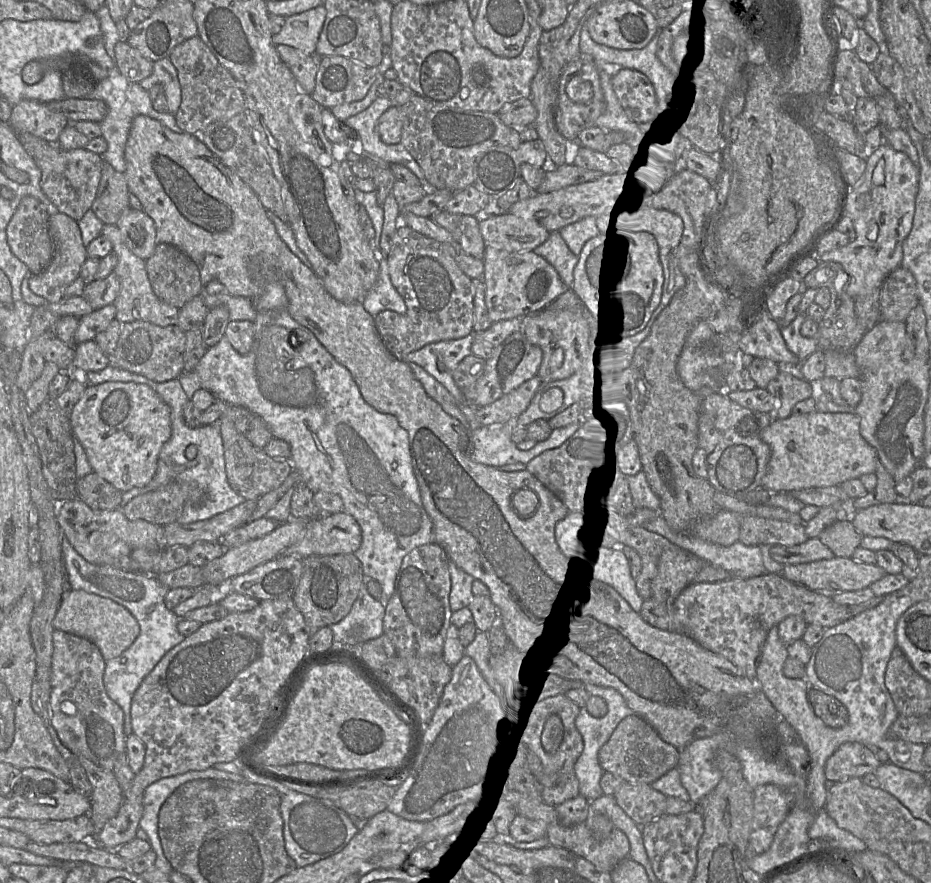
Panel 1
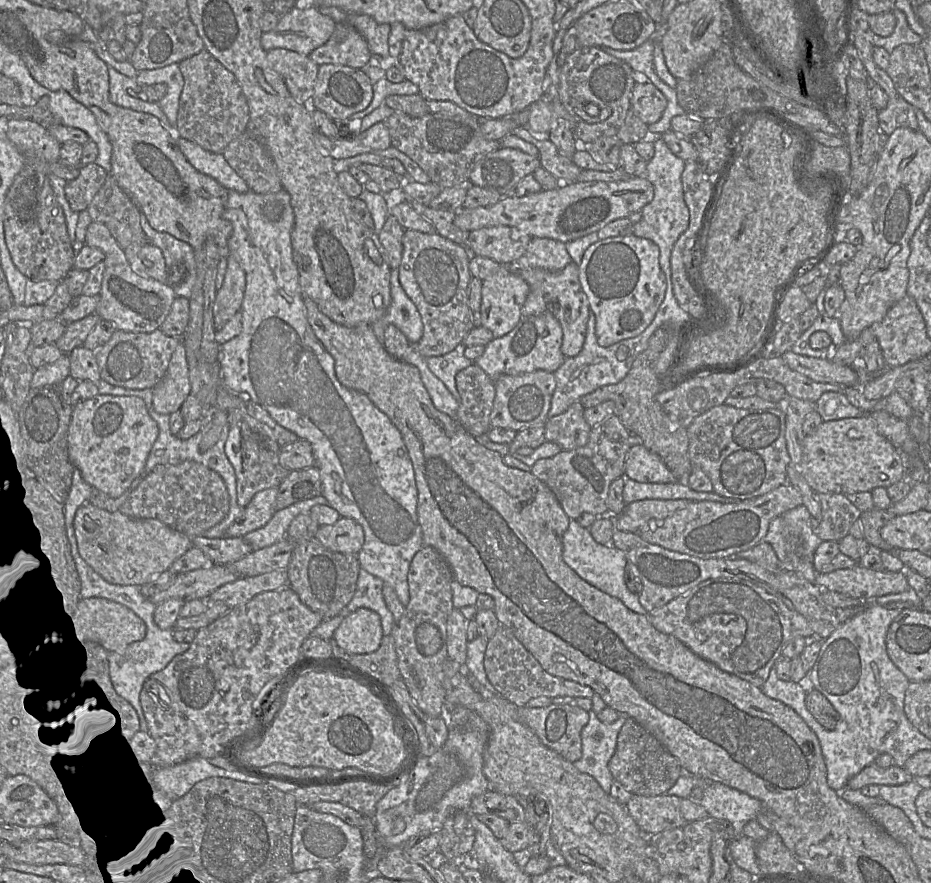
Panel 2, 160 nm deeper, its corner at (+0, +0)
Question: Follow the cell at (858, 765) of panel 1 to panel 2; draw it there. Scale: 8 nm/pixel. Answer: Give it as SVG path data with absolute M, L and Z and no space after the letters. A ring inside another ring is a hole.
M872 763L863 768L858 774L847 782L847 788L861 790L864 786L875 785L901 785L915 779L903 767L892 764L882 768Z

